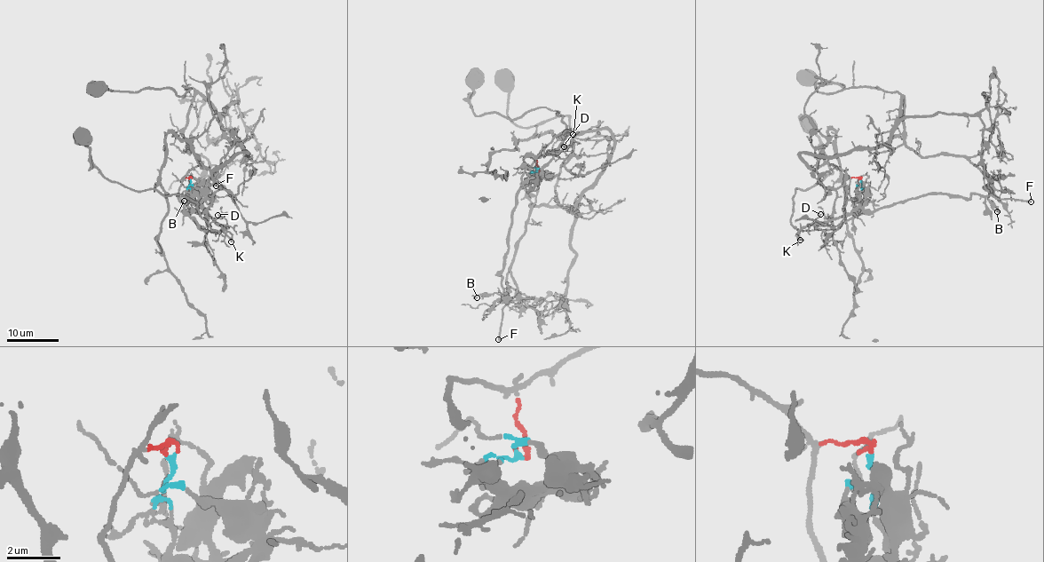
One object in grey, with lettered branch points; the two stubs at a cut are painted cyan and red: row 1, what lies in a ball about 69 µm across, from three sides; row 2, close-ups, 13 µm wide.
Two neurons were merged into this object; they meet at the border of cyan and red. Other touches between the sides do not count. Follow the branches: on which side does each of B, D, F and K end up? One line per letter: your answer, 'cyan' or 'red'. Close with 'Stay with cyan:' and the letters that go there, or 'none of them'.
B: cyan
D: cyan
F: cyan
K: cyan
Stay with cyan: B, D, F, K

